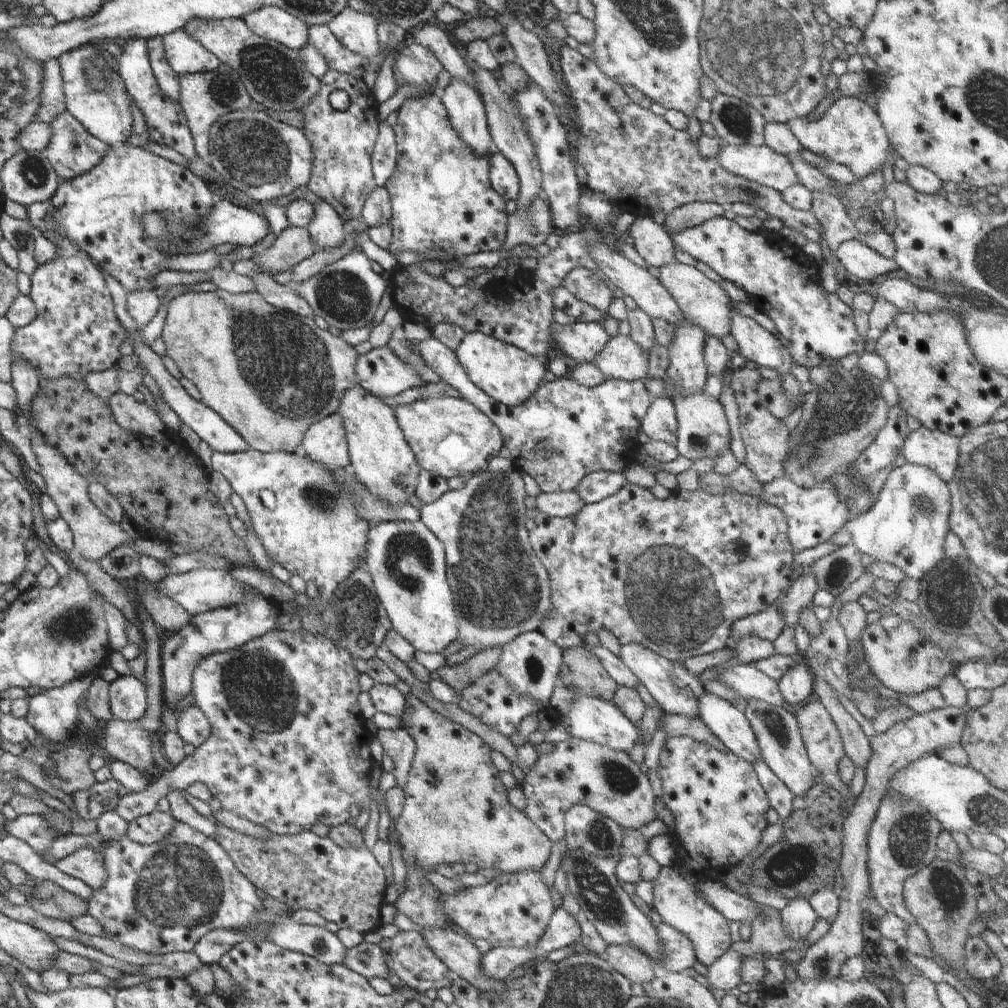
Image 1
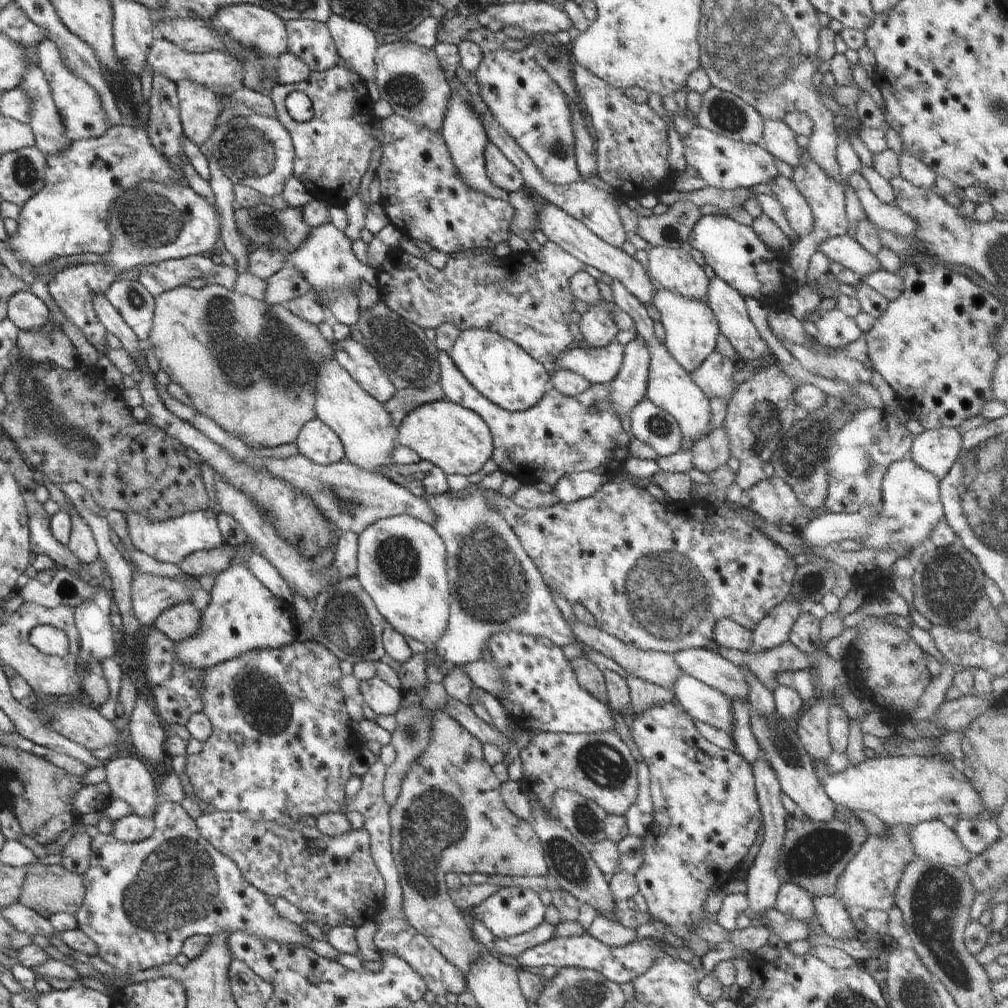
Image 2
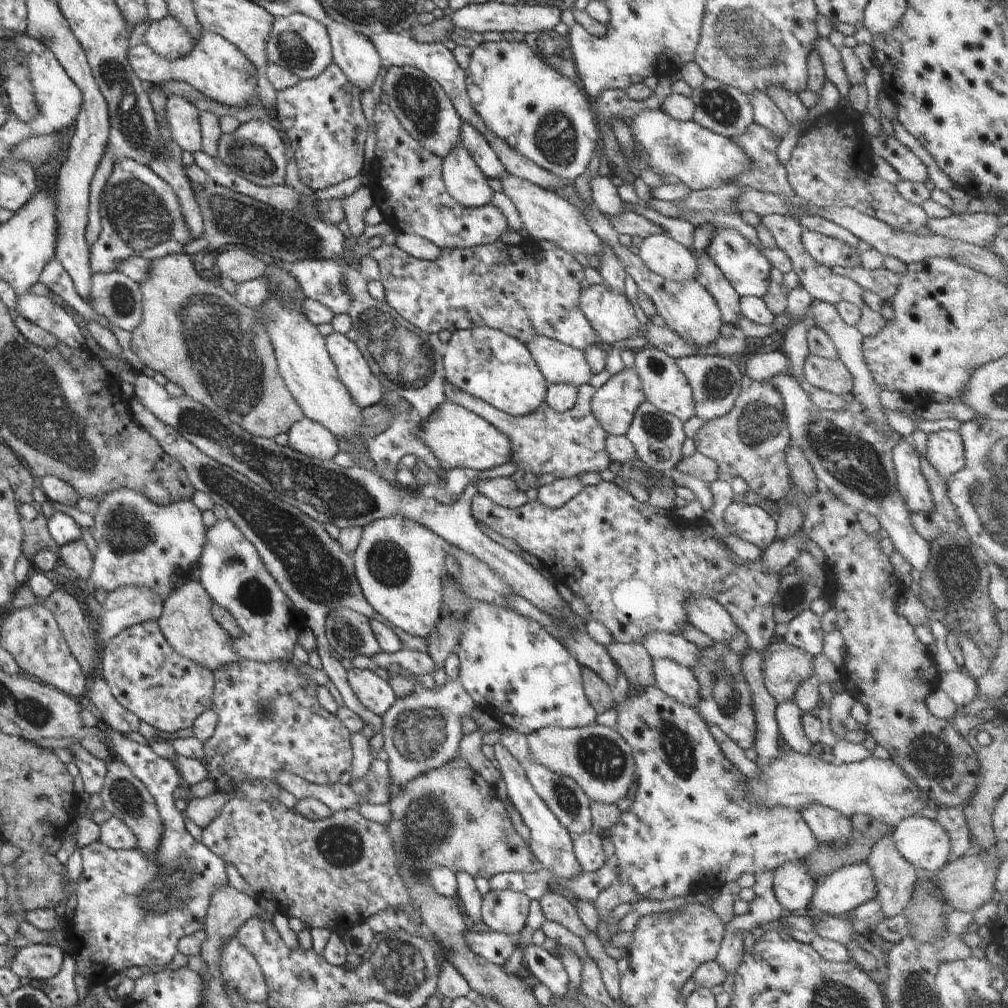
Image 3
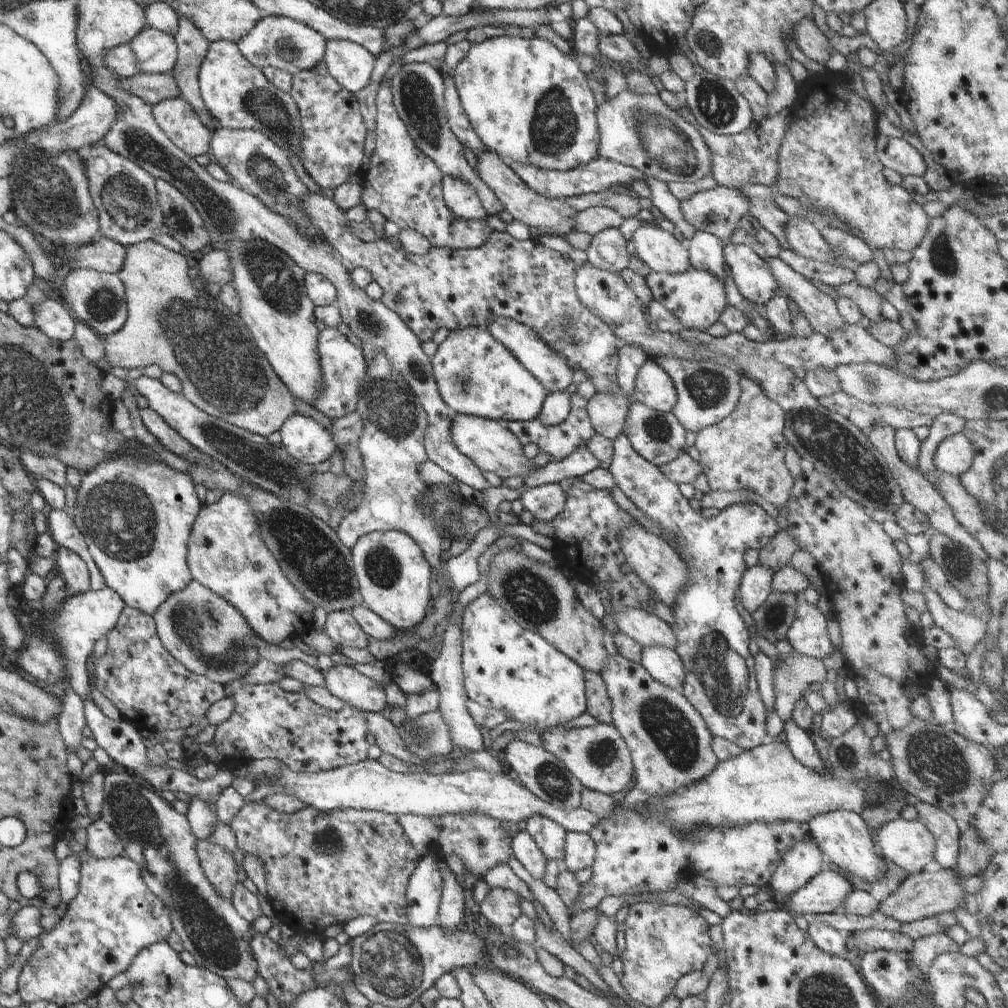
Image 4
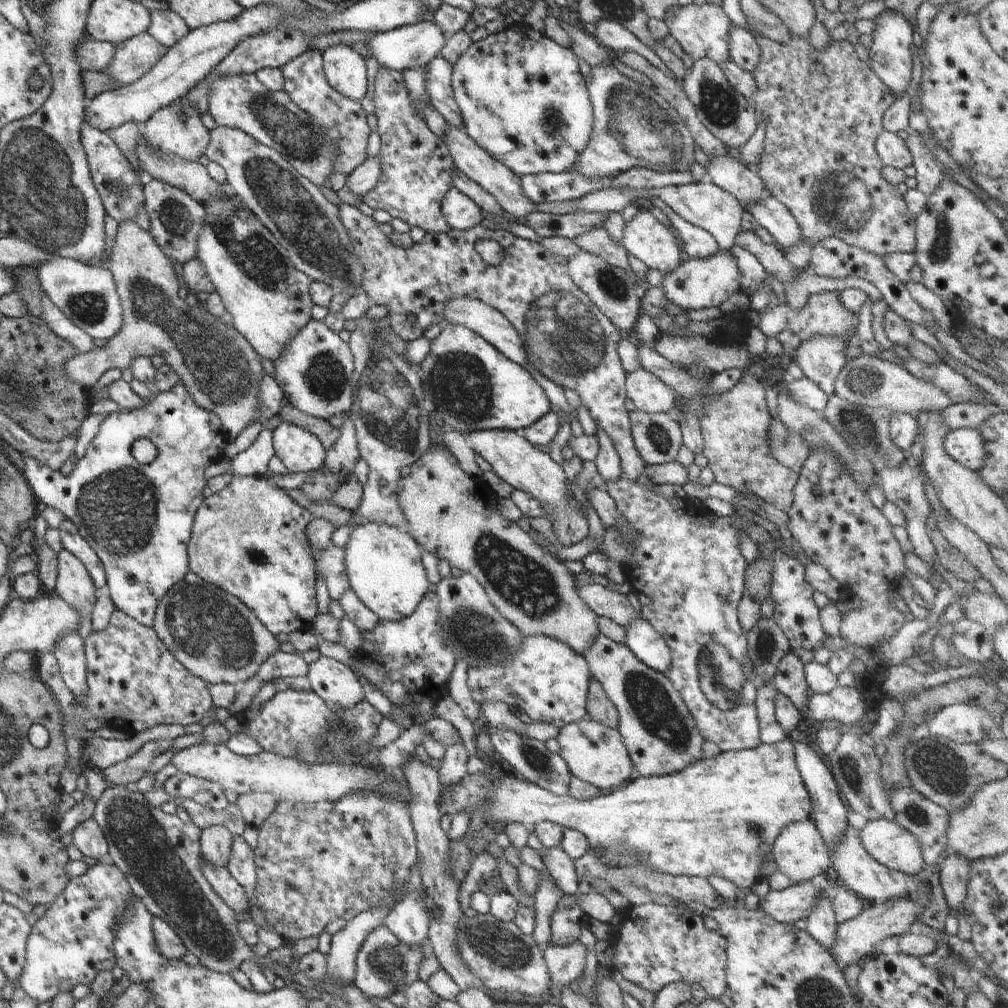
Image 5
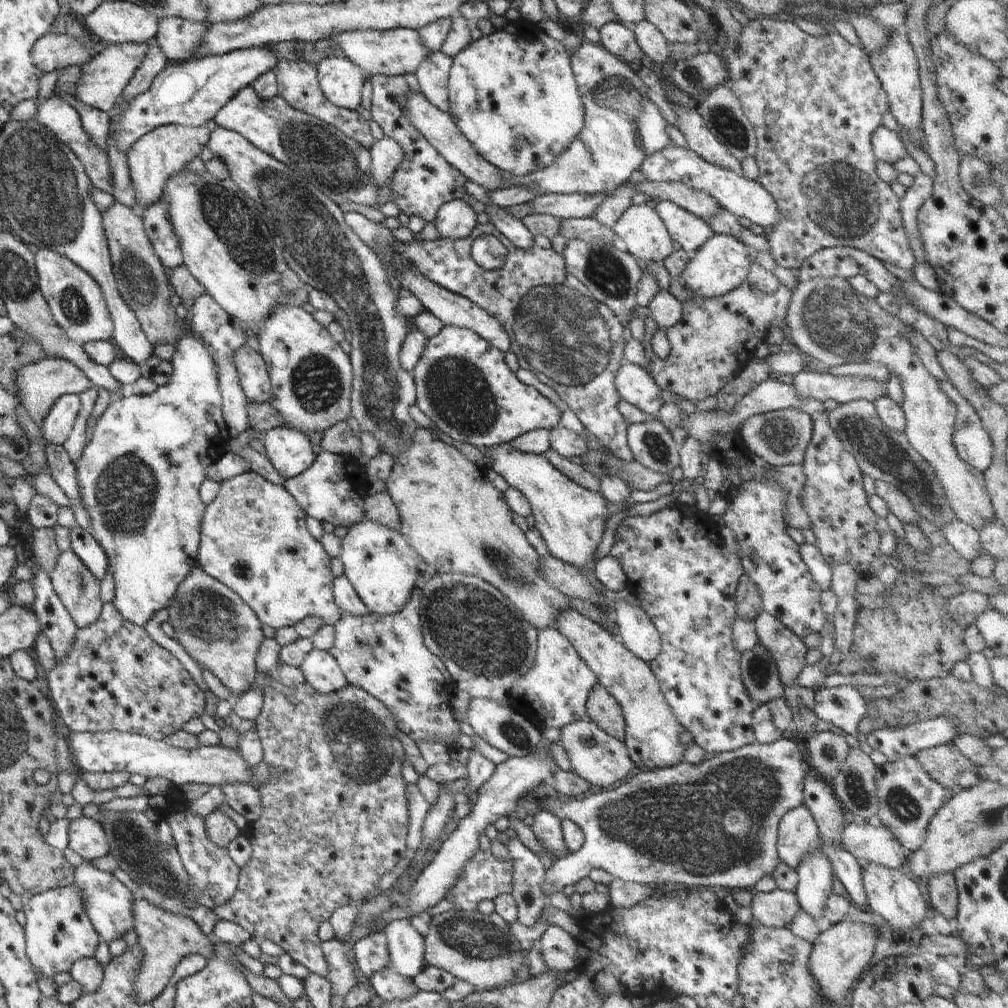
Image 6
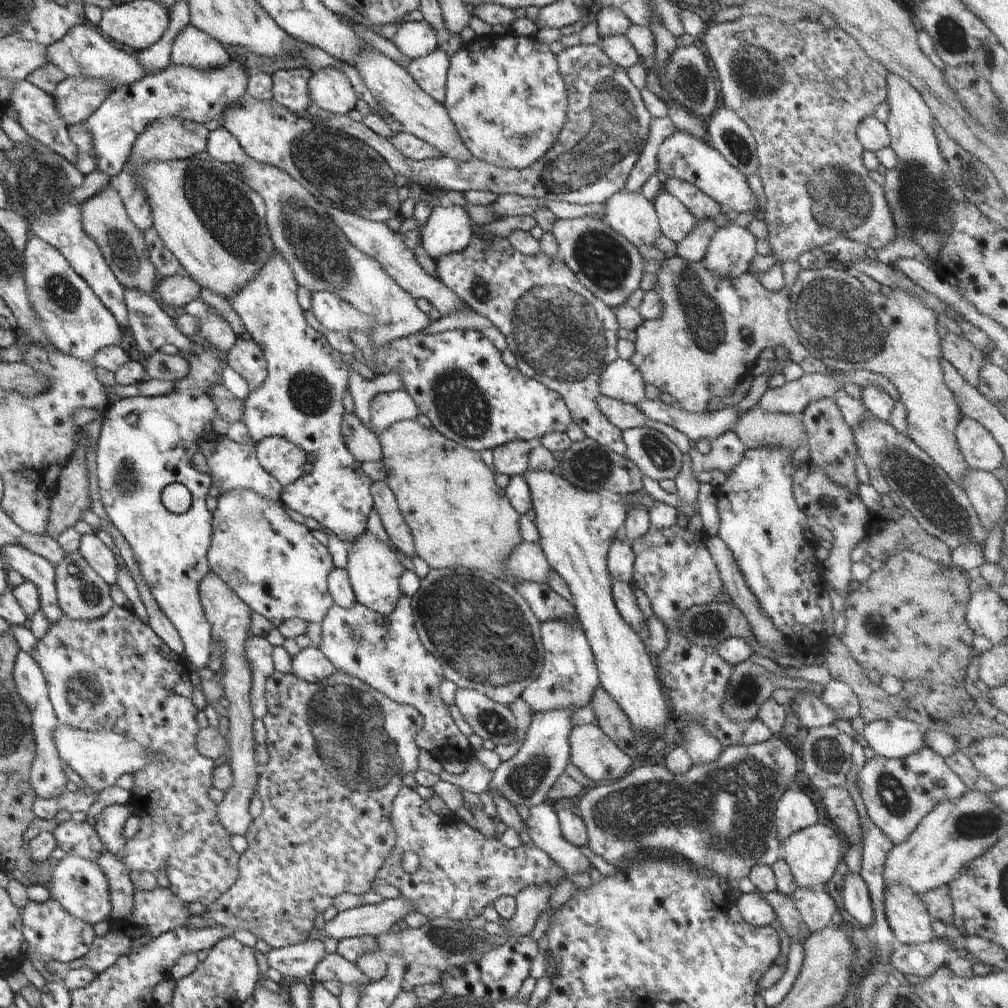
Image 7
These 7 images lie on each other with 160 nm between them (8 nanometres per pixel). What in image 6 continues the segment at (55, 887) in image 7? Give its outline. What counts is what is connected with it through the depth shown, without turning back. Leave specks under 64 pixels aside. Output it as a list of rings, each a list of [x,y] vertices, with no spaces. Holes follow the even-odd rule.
[[[83,862],[73,870],[73,883],[83,894],[86,914],[90,917],[96,932],[110,944],[116,938],[122,938],[133,928],[133,904],[136,896],[126,888],[125,883],[116,879],[112,873],[98,870],[89,862]]]

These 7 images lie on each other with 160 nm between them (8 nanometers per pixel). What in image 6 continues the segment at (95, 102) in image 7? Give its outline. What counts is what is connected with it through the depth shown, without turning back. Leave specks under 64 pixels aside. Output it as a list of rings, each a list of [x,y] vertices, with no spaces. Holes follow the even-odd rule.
[[[152,39],[147,43],[109,43],[103,46],[92,60],[81,68],[81,79],[77,82],[74,96],[92,108],[106,112],[112,110],[118,97],[142,64],[148,49],[154,44],[156,42]]]

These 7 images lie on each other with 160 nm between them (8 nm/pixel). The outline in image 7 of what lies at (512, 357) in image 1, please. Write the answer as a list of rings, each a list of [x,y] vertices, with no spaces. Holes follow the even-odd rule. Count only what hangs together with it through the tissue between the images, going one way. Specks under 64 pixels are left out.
[[[447,330],[433,335],[417,332],[415,335],[390,341],[378,349],[364,333],[352,331],[349,337],[357,346],[362,362],[371,370],[378,371],[379,375],[400,370],[403,389],[416,403],[419,414],[424,414],[440,434],[468,450],[479,452],[484,448],[493,450],[519,440],[540,440],[541,436],[551,432],[565,432],[573,422],[566,403],[556,391],[528,378],[519,369],[506,365],[502,361],[501,352],[480,331]]]

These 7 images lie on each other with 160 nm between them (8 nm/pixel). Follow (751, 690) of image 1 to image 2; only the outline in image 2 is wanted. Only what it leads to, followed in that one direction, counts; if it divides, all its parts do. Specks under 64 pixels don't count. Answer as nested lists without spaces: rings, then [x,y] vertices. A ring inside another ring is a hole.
[[[686,649],[672,655],[684,673],[725,694],[731,701],[749,702],[743,670],[710,649]]]

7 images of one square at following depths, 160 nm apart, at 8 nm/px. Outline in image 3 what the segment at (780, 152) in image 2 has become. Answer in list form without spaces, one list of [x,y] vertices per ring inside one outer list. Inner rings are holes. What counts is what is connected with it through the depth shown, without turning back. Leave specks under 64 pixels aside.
[[[755,91],[748,98],[752,105],[755,122],[774,134],[778,134],[778,138],[782,139],[784,134],[791,129],[791,126],[768,94]]]

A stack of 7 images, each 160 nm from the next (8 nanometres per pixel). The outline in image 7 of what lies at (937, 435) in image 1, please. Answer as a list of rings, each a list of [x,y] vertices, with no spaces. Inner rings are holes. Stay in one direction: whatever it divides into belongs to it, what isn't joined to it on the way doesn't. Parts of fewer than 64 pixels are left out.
[[[974,419],[958,421],[955,437],[966,464],[974,470],[992,472],[1003,466],[1003,452],[996,439]]]

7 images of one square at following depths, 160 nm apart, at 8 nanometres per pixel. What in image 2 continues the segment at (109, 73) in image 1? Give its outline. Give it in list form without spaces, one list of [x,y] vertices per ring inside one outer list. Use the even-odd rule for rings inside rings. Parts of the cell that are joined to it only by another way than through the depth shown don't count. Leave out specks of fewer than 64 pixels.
[[[50,39],[40,41],[39,66],[44,71],[51,93],[61,114],[62,122],[67,130],[67,135],[75,141],[76,139],[97,139],[112,127],[109,126],[106,111],[104,110],[99,94],[85,80],[70,72],[65,65],[63,54]]]

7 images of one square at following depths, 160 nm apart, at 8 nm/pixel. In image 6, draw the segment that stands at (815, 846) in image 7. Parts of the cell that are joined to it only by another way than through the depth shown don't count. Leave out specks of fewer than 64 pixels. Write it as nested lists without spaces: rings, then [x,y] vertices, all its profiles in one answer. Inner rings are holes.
[[[878,821],[848,823],[841,839],[861,863],[878,863],[889,869],[906,870],[911,851],[903,848],[890,830]],[[820,848],[804,857],[795,870],[799,880],[795,890],[797,900],[801,908],[817,921],[824,920],[827,898],[833,893],[831,868],[831,862]]]

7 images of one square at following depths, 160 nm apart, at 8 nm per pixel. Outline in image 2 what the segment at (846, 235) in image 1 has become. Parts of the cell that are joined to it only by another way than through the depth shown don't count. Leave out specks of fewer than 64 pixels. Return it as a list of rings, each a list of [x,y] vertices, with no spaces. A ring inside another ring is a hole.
[[[813,146],[803,150],[799,165],[793,170],[790,179],[803,196],[803,199],[809,204],[813,216],[813,231],[803,236],[796,243],[792,243],[788,260],[796,262],[796,272],[798,276],[806,276],[810,257],[819,250],[819,244],[829,238],[841,237],[847,234],[848,219],[845,211],[845,194],[839,183],[832,177],[829,177],[809,155]]]

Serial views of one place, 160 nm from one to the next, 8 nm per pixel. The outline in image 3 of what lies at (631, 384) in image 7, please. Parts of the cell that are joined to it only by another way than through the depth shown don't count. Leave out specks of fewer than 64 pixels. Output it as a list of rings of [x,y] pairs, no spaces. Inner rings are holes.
[[[644,346],[635,351],[636,372],[641,380],[641,387],[645,400],[651,402],[661,411],[674,415],[683,423],[695,416],[695,400],[693,399],[693,390],[688,384],[688,379],[681,373],[681,370],[675,365],[675,360],[662,352],[659,348]]]

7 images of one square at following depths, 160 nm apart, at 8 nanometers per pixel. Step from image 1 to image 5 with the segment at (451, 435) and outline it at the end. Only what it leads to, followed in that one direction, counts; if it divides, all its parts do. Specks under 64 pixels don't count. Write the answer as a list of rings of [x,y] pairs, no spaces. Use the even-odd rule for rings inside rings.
[[[484,429],[463,435],[468,446],[492,466],[494,474],[502,478],[504,483],[509,484],[513,489],[531,494],[542,503],[547,510],[546,518],[552,523],[554,532],[560,540],[559,546],[567,547],[587,537],[586,514],[579,510],[582,506],[574,498],[566,500],[568,479],[561,465],[552,460],[549,455],[536,449],[517,431]]]

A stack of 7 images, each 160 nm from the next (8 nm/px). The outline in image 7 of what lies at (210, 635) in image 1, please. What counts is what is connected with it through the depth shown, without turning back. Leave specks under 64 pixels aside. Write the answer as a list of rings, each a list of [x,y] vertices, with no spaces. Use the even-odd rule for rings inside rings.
[[[230,489],[228,492],[222,493],[217,498],[217,508],[213,512],[213,521],[212,521],[212,542],[210,543],[208,552],[207,552],[207,561],[209,564],[209,570],[212,571],[218,578],[221,578],[226,586],[230,587],[230,590],[234,591],[234,594],[237,594],[252,610],[261,614],[271,622],[274,628],[279,627],[283,622],[286,622],[288,619],[302,619],[307,623],[310,622],[322,622],[326,613],[335,605],[334,600],[329,593],[329,588],[327,585],[327,580],[332,569],[335,568],[334,563],[332,562],[332,557],[328,547],[322,545],[313,535],[312,531],[306,528],[305,525],[294,521],[286,510],[284,510],[284,504],[280,501],[271,501],[259,494],[256,494],[250,489]]]

